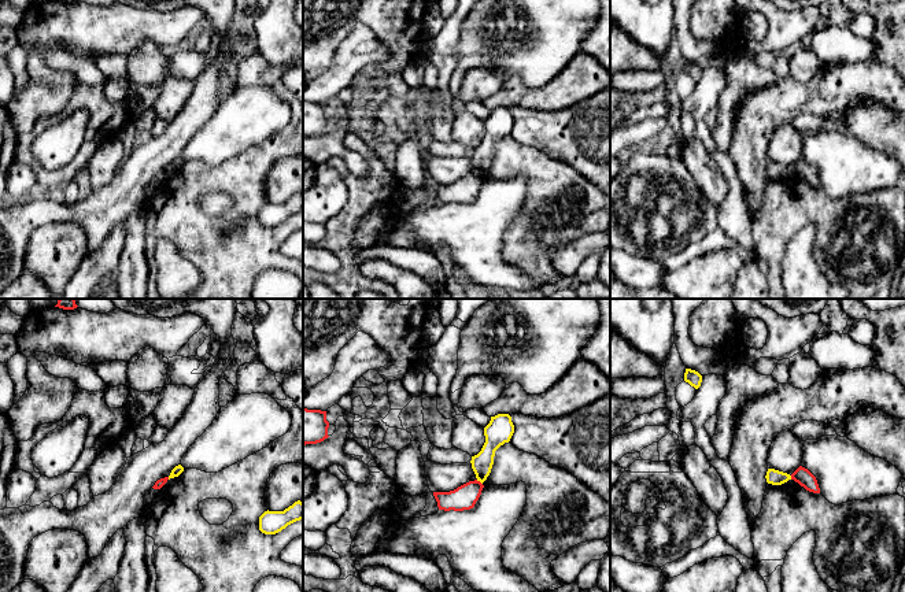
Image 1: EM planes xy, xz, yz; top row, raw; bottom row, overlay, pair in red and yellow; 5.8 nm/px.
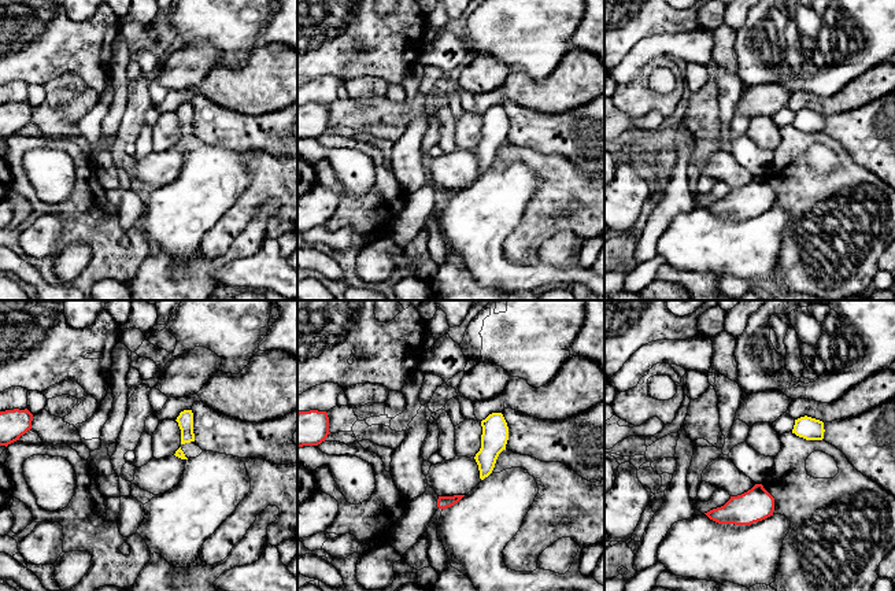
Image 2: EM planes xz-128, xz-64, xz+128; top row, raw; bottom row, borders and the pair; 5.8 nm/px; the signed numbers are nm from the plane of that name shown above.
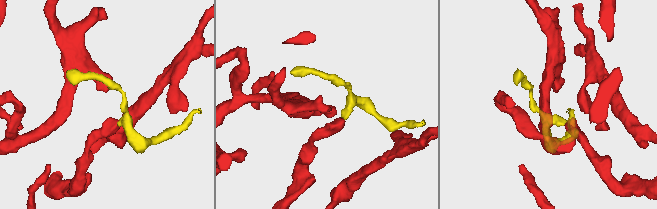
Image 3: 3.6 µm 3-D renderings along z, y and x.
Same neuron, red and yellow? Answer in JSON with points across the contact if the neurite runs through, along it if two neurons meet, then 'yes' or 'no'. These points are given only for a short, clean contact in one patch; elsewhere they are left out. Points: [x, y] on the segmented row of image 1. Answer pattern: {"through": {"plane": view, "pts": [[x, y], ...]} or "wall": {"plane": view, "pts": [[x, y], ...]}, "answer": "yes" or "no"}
{"wall": {"plane": "xz", "pts": [[476, 480], [481, 484]]}, "answer": "no"}

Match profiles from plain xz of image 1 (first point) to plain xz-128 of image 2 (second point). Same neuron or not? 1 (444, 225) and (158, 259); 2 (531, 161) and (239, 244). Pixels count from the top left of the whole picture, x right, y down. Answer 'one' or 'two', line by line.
1: two
2: two

